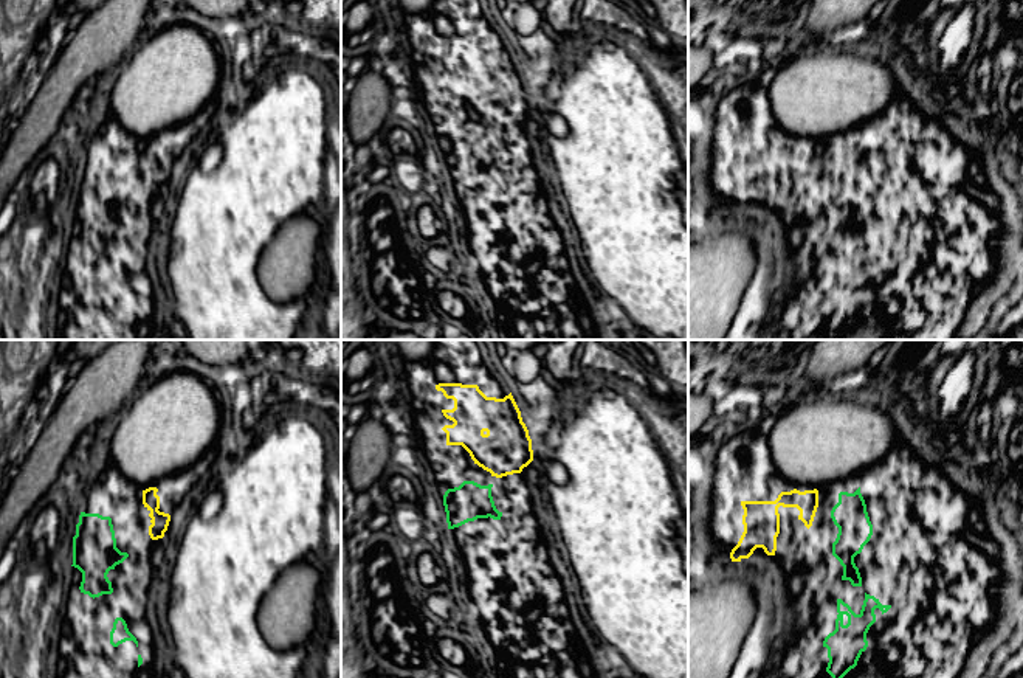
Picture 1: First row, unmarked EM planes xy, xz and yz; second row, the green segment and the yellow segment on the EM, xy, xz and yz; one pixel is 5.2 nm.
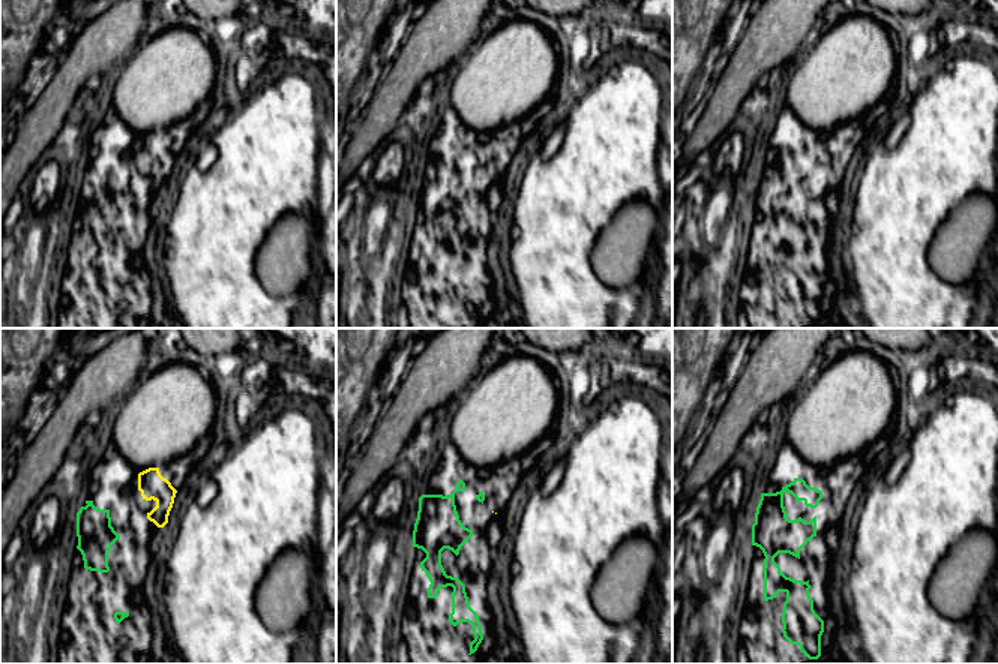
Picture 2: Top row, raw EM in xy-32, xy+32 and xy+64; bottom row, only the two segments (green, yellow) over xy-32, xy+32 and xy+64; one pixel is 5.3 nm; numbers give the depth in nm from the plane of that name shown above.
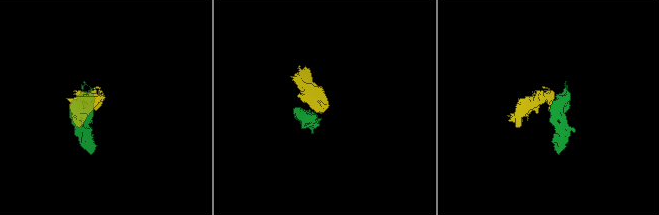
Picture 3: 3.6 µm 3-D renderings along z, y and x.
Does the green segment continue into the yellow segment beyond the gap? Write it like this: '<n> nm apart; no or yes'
50 nm apart; yes

